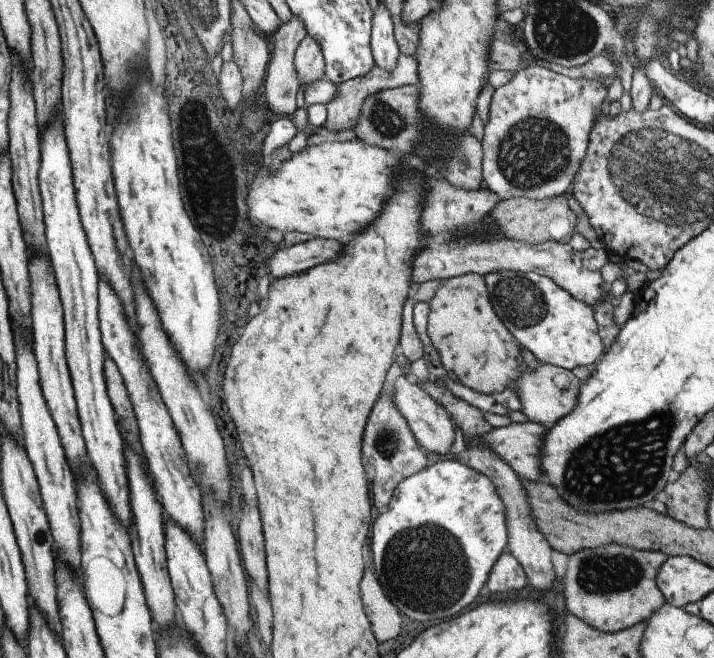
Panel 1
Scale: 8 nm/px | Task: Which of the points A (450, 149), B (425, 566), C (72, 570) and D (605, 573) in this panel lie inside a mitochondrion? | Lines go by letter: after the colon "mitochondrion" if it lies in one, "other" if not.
A: mitochondrion
B: mitochondrion
C: other
D: mitochondrion

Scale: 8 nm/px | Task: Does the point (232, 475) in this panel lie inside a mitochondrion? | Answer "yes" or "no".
no

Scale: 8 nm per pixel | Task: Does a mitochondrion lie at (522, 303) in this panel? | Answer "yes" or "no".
yes

